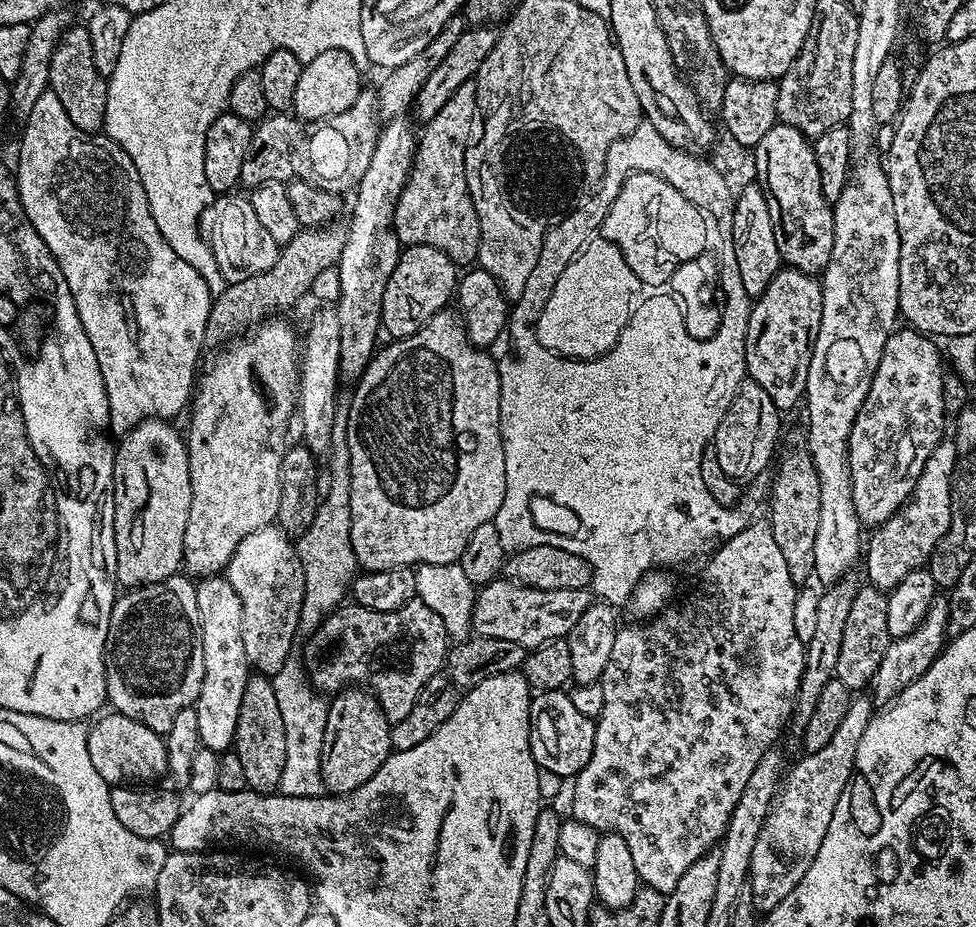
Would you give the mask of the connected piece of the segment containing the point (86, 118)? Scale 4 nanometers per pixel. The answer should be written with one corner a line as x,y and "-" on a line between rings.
73,26
61,36
60,44
50,58
48,86
54,94
58,94
58,102
62,102
66,118
70,118
78,130
96,134
103,129
108,81
102,74
98,74
98,66
94,66
94,50
90,47
87,27

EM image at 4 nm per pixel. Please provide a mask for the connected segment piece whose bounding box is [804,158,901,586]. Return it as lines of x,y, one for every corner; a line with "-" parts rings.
864,158
851,169
848,185
842,190
842,194
834,202
832,217
834,218
834,250
830,250
830,262
824,268
820,289
822,290
822,322
818,326
816,340
812,344
812,357
810,358
810,370
806,374
806,390
804,391
804,407
808,410
808,449
811,451
811,458
818,470
819,493
821,495
821,509
818,518
817,541
814,542
814,578
824,586
834,584
840,579
847,577
855,564
862,558
864,548
863,535
860,536
862,525
857,516
857,508
853,502
852,471
849,468
849,434
853,428
865,401
866,394
870,390
870,382
874,382
874,370
878,370
878,362
882,358
882,350
886,350
886,342
891,338
893,332
897,331
900,314
900,279
898,278
898,266
900,265
900,239
898,238
898,218
894,218
894,194
890,194
890,182
883,163
880,164
873,158

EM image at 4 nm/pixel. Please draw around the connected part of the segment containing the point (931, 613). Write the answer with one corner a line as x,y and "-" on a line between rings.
937,594
930,602
930,610
926,610
922,622
918,622
918,626
914,626
910,634
889,639
886,654
882,657
882,662
878,665
870,685
870,695
877,705
891,704
898,694
902,694
902,690
906,690
906,686
910,686
910,682
922,678
922,674
930,670
930,666
939,658
940,651
943,650
946,639
949,637
949,618
948,596

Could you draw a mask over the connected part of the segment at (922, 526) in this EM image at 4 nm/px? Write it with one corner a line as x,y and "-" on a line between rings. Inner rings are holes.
945,438
932,451
930,458
926,458
912,497
886,523
879,525
872,537
867,537
862,564
868,567
867,583
871,587
887,594
902,582
902,578
906,578
906,574
927,565
938,542
942,542
942,534
950,530
952,482
957,471
956,444
952,438

